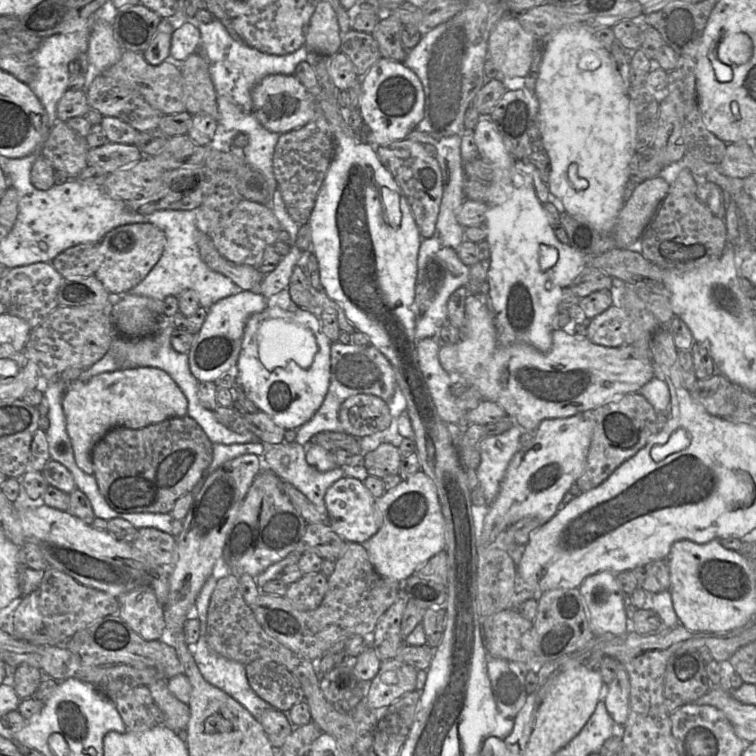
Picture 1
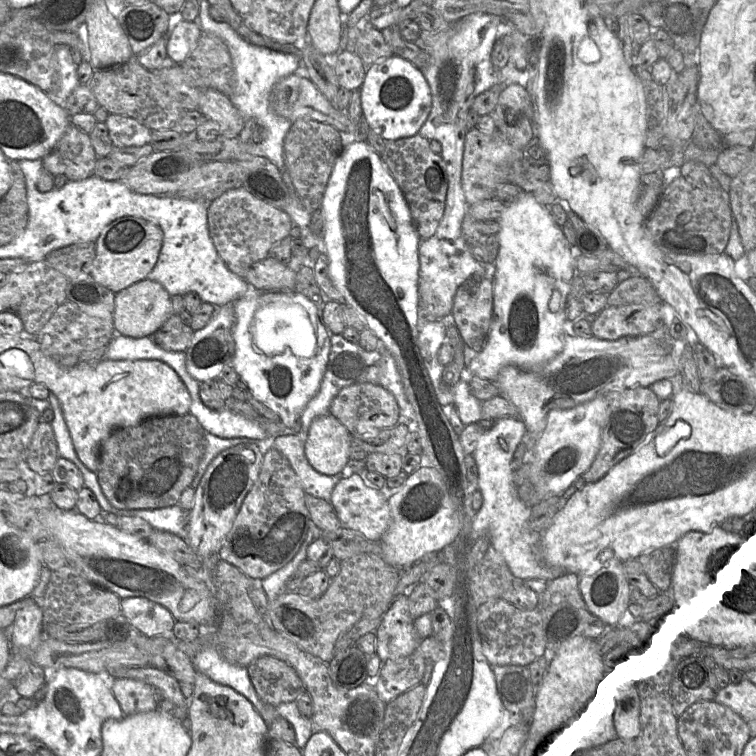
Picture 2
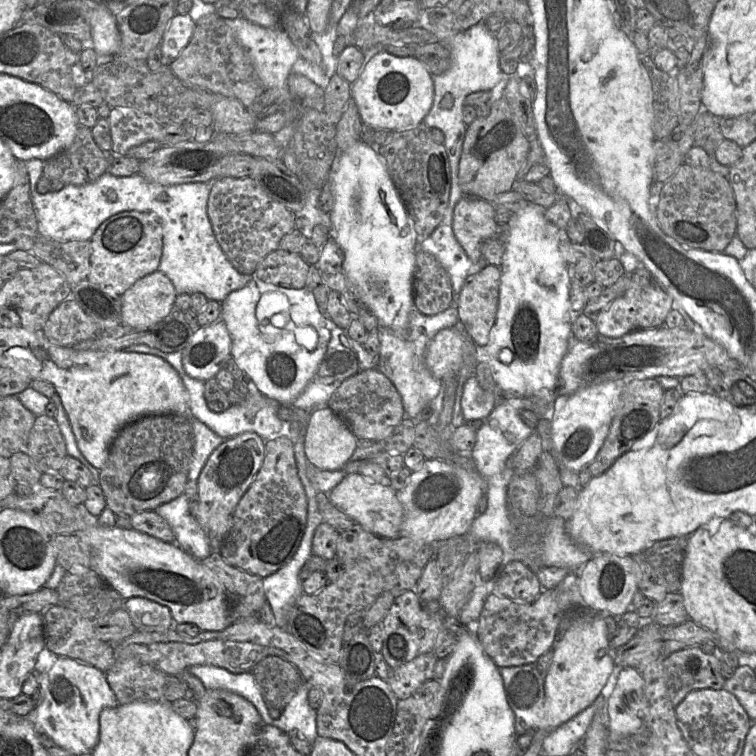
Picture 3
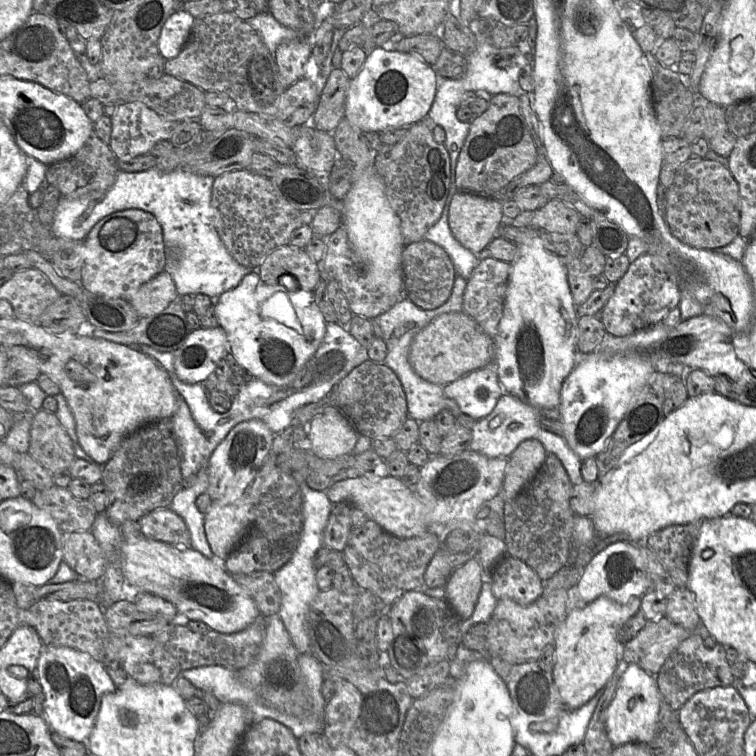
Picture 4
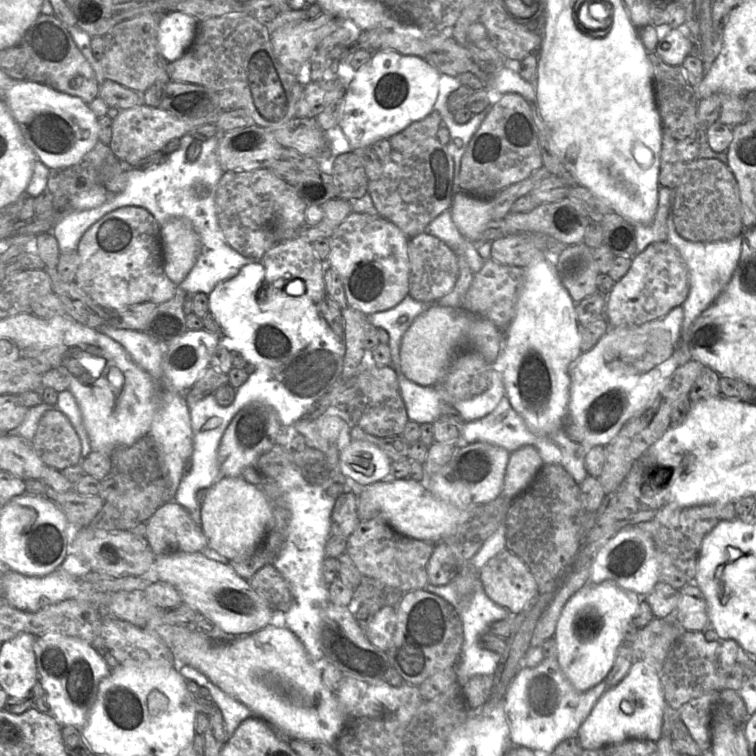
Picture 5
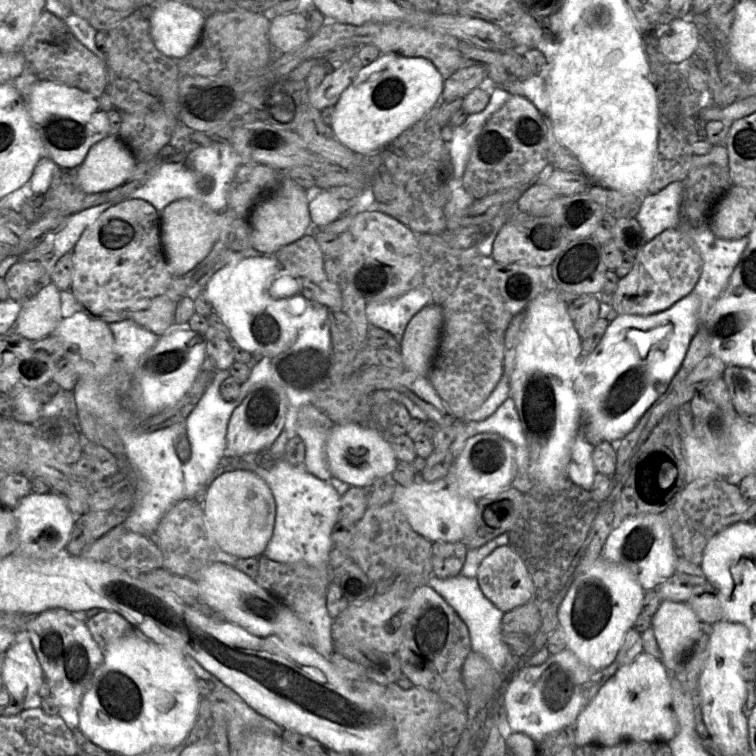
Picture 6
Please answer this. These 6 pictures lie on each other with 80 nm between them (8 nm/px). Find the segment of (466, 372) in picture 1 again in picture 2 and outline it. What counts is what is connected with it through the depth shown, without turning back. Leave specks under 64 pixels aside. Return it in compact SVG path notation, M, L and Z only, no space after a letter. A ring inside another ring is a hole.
M566 334L562 351L538 370L531 371L513 365L506 366L493 382L499 388L499 395L503 395L515 406L527 431L541 434L547 423L547 415L553 409L573 408L599 396L606 396L625 389L650 387L656 381L669 379L680 374L681 353L690 348L689 345L674 339L673 349L667 350L651 334L636 337L627 336L614 341L602 340L593 336L579 338Z

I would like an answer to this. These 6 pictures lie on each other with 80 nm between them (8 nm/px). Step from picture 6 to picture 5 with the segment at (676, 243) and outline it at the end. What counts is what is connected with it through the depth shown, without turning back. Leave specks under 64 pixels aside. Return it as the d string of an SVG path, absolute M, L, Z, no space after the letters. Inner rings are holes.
M667 240L653 242L644 251L636 253L636 255L633 256L631 267L626 275L615 282L607 294L604 317L610 327L641 325L660 319L673 308L681 306L684 303L689 293L689 287L689 270L679 251Z

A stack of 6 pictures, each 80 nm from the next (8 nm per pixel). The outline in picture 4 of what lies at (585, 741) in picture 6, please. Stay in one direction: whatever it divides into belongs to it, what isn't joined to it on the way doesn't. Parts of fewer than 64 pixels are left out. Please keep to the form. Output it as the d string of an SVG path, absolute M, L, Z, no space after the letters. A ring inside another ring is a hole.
M624 664L622 676L606 716L607 736L614 747L627 743L650 744L656 735L661 693L656 676L636 664Z

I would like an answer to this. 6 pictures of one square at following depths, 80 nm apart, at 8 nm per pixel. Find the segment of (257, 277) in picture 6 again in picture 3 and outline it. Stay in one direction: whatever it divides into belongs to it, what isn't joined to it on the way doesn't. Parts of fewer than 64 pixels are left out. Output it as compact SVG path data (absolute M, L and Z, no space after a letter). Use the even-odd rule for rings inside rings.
M254 277L221 302L221 319L230 333L230 355L264 396L281 405L291 405L313 378L335 325L320 312L308 288L286 288Z

